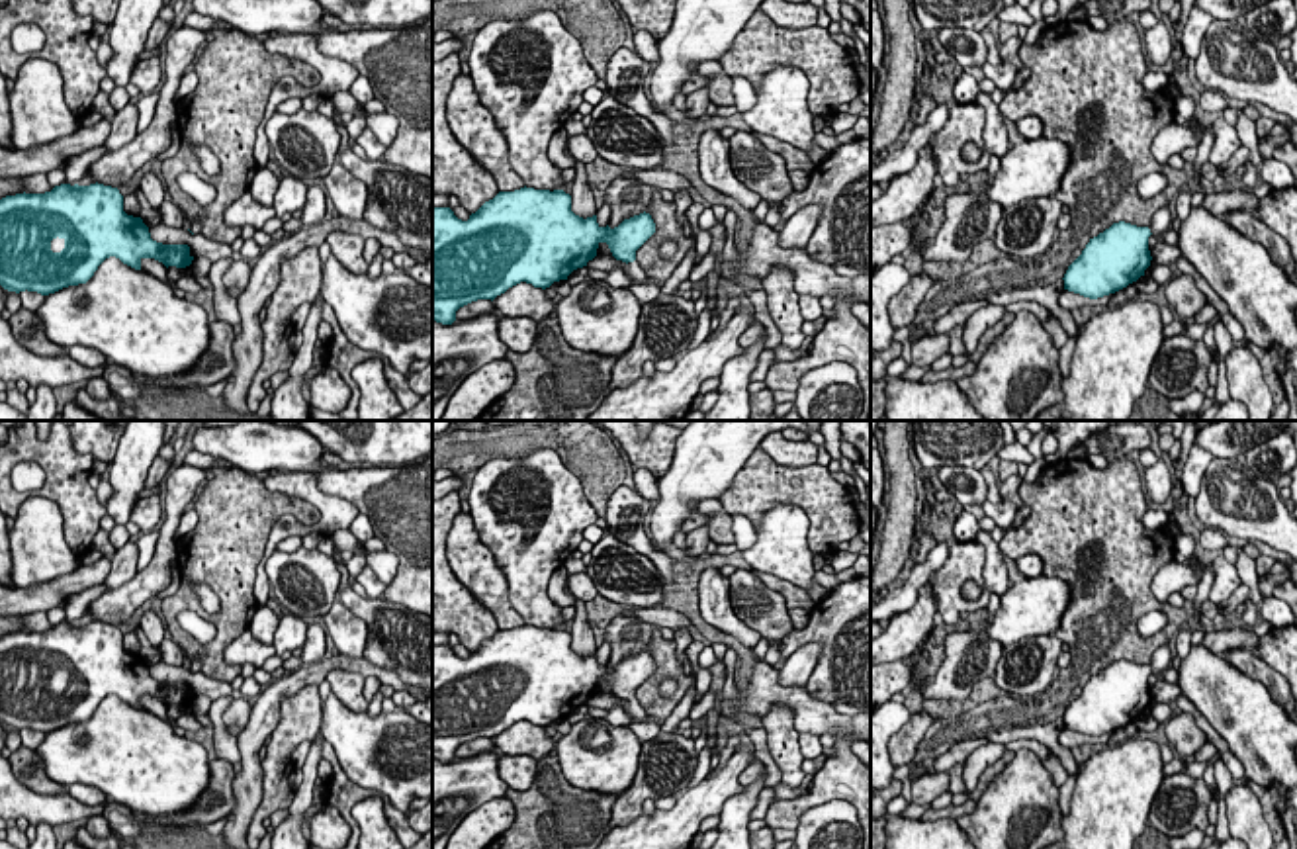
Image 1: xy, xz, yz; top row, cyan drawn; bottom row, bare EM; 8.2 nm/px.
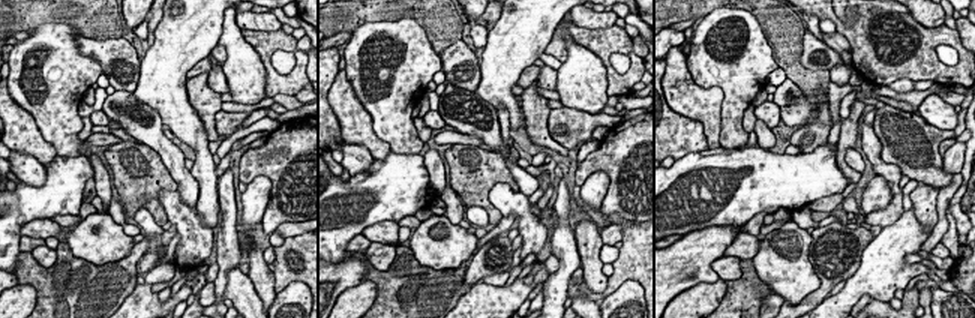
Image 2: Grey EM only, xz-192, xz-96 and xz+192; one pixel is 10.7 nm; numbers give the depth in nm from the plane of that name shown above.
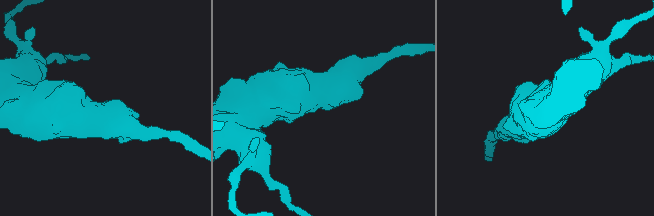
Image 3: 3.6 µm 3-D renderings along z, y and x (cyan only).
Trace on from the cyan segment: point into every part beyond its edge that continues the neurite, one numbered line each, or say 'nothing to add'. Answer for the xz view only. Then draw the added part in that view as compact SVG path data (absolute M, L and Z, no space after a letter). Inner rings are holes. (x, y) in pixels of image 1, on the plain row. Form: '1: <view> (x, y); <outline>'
1: xz (634, 709); M636 698L628 700L624 708L626 708L626 712L630 714L630 718L634 722L646 722L646 720L649 720L648 712L644 710L644 706Z

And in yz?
1: yz (1161, 660); M1164 644L1152 653L1148 667L1152 673L1160 675L1170 667L1170 663L1172 663L1170 644Z

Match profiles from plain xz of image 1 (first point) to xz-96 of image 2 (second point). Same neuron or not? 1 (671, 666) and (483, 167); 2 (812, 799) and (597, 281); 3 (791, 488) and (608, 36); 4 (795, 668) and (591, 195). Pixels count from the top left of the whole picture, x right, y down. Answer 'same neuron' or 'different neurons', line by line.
1: same neuron
2: different neurons
3: same neuron
4: same neuron

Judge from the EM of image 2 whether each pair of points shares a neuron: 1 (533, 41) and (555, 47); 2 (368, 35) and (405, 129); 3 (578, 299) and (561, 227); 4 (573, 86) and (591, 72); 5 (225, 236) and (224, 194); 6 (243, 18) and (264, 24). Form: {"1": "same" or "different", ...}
{"1": "different", "2": "same", "3": "different", "4": "same", "5": "same", "6": "same"}

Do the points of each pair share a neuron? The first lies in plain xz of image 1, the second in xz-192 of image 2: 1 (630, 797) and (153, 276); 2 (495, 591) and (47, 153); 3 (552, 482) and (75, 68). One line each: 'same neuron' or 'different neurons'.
1: different neurons
2: same neuron
3: same neuron

